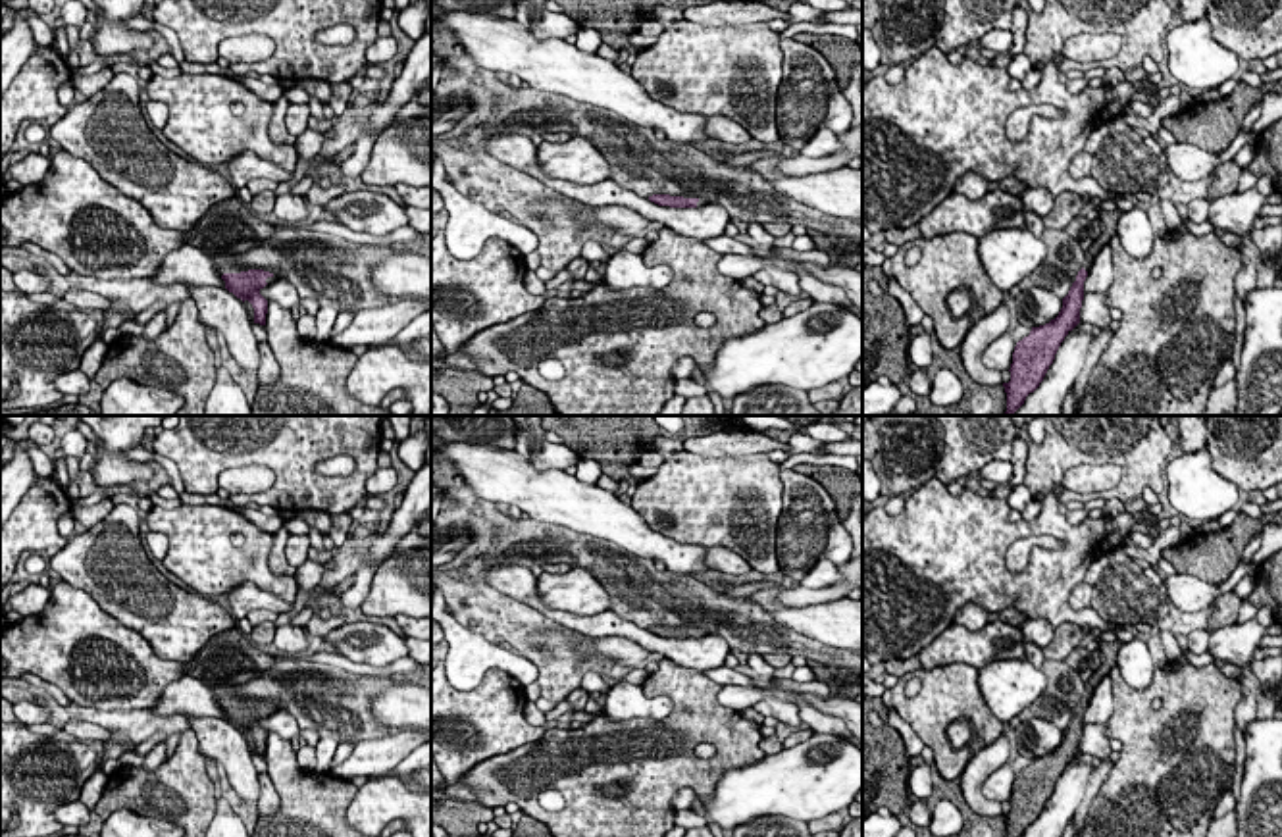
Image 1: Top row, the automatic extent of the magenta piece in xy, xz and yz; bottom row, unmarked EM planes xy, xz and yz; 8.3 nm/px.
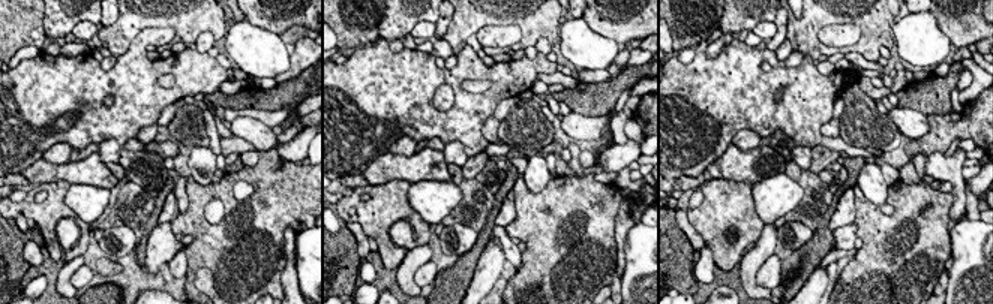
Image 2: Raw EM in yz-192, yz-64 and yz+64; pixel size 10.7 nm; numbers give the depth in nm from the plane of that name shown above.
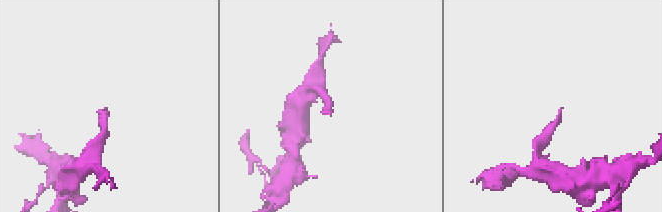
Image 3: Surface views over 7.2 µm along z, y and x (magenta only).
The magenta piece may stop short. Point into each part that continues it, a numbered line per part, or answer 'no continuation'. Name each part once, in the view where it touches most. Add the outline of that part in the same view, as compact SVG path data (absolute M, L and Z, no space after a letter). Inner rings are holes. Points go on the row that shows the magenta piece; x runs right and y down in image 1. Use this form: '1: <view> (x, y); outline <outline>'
1: xy (228, 262); outline M223 254L223 256L216 256L214 258L216 267L219 269L219 273L241 273L241 271L248 271L237 258L235 254Z

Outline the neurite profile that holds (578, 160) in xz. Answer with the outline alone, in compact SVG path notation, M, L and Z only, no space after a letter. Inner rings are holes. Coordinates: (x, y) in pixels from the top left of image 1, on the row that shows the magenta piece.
M585 137L568 142L541 142L537 160L552 179L593 185L610 177L610 164Z

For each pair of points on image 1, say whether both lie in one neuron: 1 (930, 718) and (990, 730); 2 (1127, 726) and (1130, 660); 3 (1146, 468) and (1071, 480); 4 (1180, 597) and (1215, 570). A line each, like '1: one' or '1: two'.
1: one
2: two
3: two
4: two

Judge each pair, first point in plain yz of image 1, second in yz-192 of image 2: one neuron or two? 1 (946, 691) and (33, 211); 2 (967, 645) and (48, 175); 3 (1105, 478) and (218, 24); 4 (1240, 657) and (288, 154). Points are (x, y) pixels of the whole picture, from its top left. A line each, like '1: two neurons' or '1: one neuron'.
1: one neuron
2: one neuron
3: two neurons
4: one neuron

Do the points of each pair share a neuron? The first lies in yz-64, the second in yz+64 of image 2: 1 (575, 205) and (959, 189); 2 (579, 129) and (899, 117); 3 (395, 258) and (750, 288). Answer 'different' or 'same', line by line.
1: different
2: same
3: different

